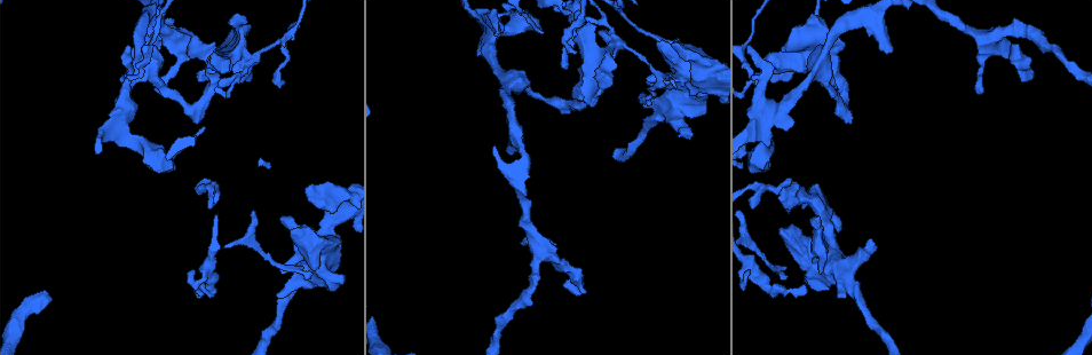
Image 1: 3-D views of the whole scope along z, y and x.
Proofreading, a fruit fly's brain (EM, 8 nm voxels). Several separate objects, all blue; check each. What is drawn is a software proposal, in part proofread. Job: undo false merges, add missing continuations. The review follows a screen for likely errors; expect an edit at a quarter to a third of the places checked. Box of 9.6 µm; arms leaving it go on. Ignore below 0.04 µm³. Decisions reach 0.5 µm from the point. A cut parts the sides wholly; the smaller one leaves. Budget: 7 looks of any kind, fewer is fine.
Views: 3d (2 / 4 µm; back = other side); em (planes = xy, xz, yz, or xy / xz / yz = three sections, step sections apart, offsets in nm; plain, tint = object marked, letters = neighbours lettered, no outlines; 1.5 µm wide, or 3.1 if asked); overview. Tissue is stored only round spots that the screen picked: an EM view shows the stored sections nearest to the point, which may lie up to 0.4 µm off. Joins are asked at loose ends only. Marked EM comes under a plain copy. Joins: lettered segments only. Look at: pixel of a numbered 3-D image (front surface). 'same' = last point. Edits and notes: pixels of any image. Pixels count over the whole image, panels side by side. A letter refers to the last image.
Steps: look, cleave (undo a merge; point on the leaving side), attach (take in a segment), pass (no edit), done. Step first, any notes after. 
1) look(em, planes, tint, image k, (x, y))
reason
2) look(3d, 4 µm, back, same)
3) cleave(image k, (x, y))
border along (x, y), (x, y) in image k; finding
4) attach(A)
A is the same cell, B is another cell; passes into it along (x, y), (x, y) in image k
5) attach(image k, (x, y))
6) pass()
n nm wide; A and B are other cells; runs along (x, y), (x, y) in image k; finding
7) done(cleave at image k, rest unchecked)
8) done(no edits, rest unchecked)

look(em, planes, letters, image 1, (673, 41))
an open end

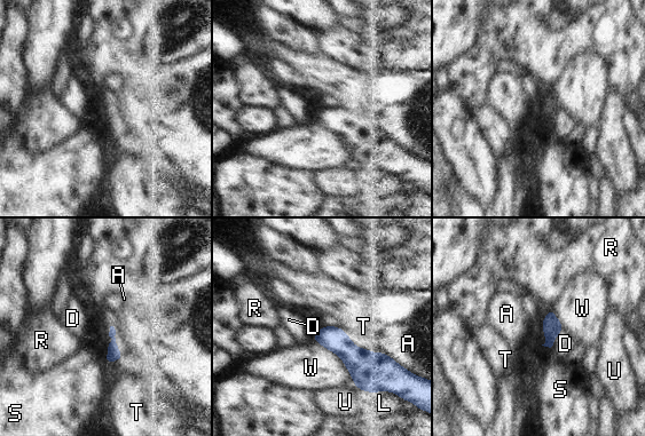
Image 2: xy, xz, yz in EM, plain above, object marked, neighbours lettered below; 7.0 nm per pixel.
pass()
A, D, L, R, S, T, U and W are other cells; border along (384, 351), (391, 357) in image 2; none of them fits

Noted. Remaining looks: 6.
look(em, yz, step 4, letters, image 1, (875, 243))

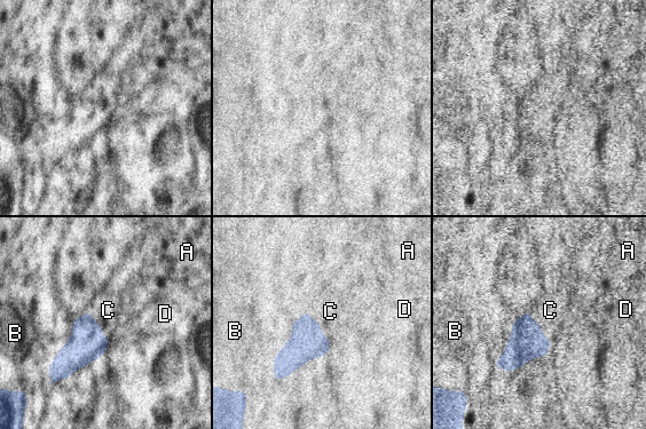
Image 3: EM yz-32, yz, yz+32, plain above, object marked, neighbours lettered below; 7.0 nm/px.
look(em, planes, letters, same)

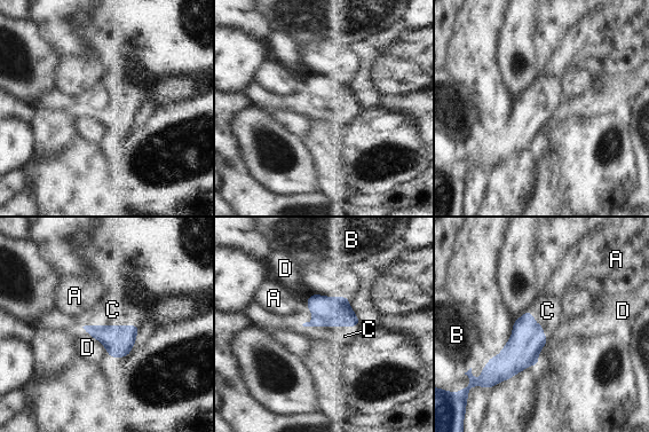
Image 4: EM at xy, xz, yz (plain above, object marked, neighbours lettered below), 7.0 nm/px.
attach(C)
C is the same cell, A, B and D are other cells; the neuron continues

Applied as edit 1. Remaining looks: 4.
look(3d, 2 µm, image 1, (133, 79))
calibre changes

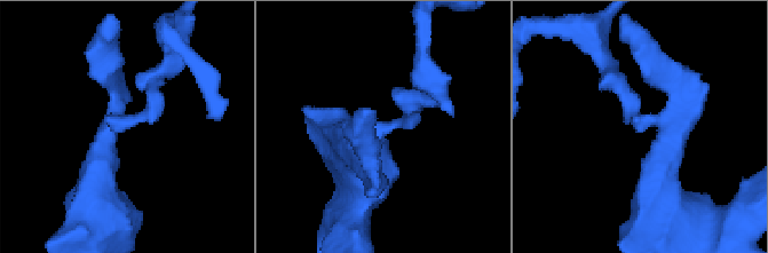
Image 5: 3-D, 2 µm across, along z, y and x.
look(em, planes, letters, image 5, (389, 132))
now the EM

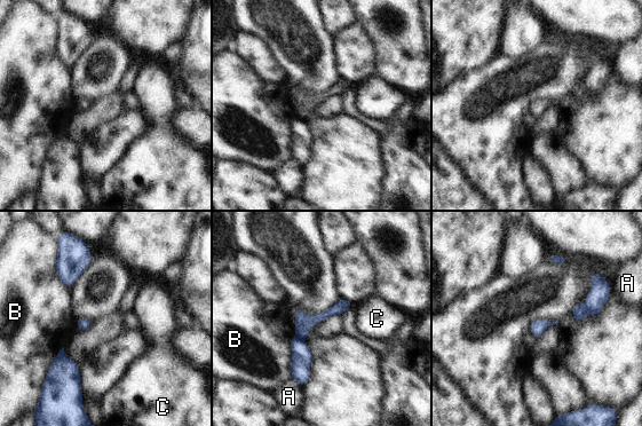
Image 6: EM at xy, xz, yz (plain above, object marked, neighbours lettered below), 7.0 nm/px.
cleave(image 6, (303, 324))
A, B and C are other cells; the part that leaves runs along (348, 305), (314, 318), (299, 333) in image 6; a second neuron is stuck on

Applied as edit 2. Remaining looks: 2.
done(attach at image 4, cleave at image 6, rest unchecked)

